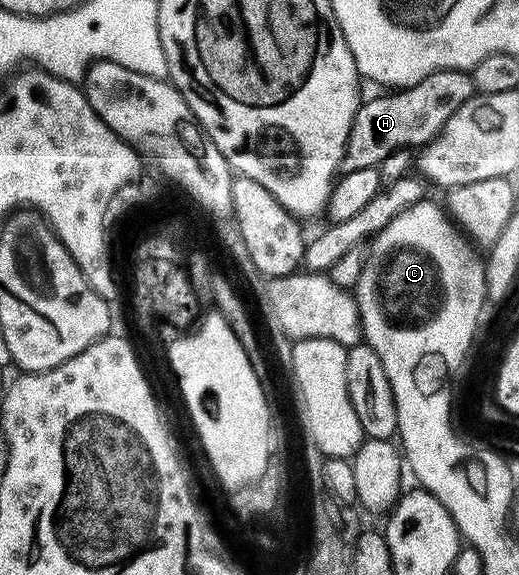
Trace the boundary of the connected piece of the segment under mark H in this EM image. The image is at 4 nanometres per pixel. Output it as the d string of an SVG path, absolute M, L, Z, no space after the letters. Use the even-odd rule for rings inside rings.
M438 69L422 81L398 89L401 90L390 97L373 97L370 101L368 98L357 109L349 142L345 144L345 156L340 163L345 173L380 166L380 161L387 160L396 149L428 145L440 133L447 119L451 119L461 104L475 93L474 80L464 69Z

